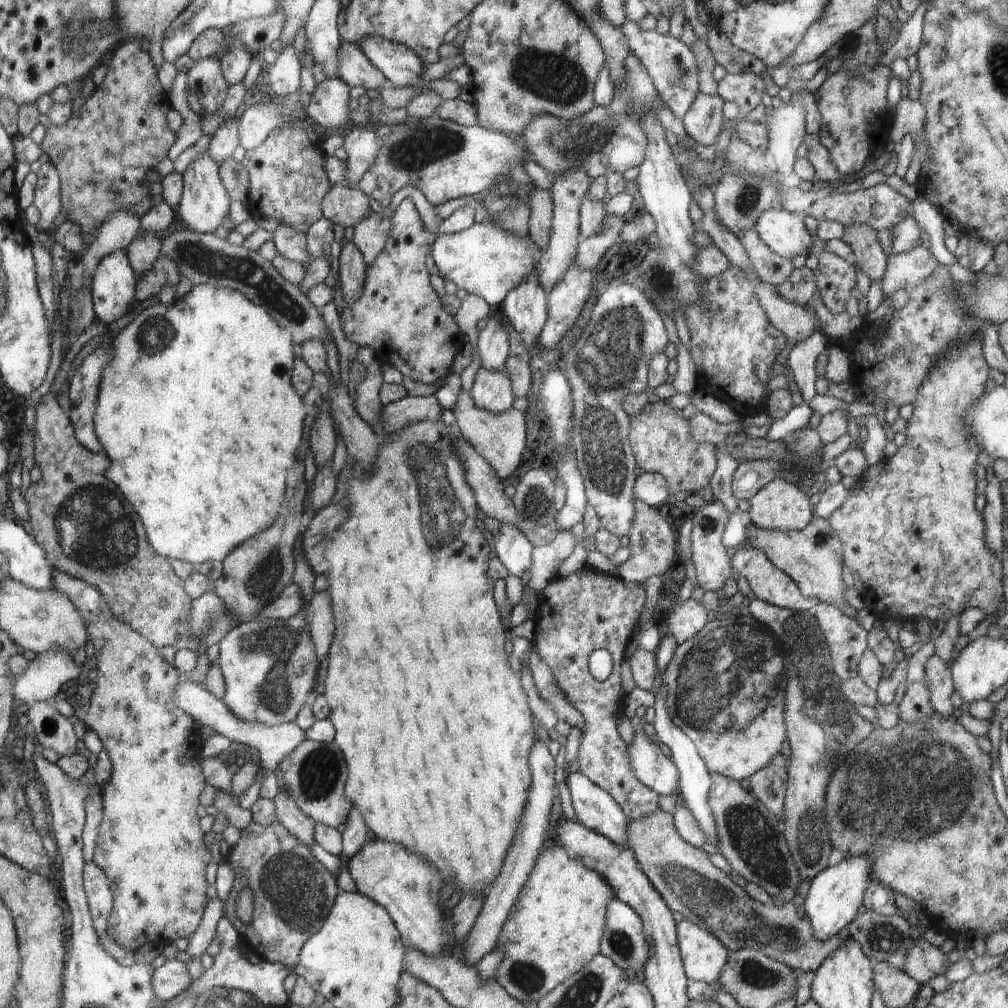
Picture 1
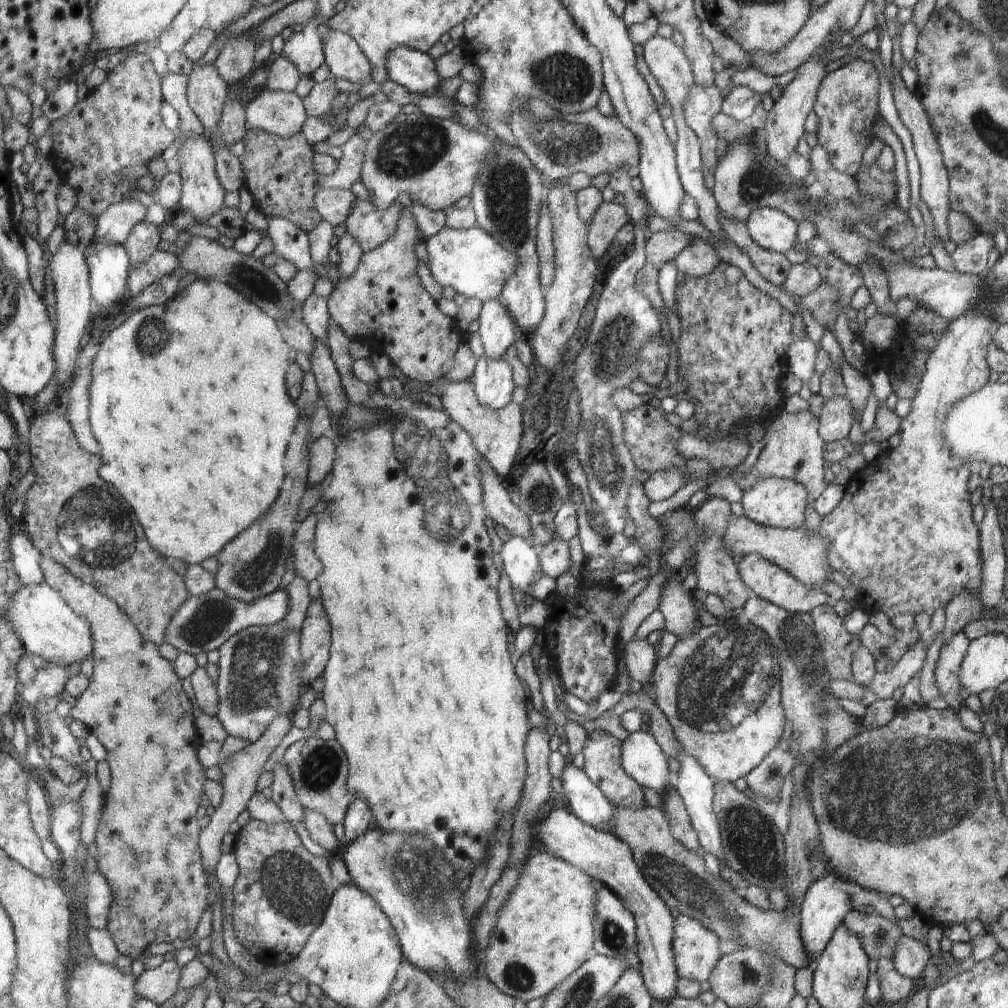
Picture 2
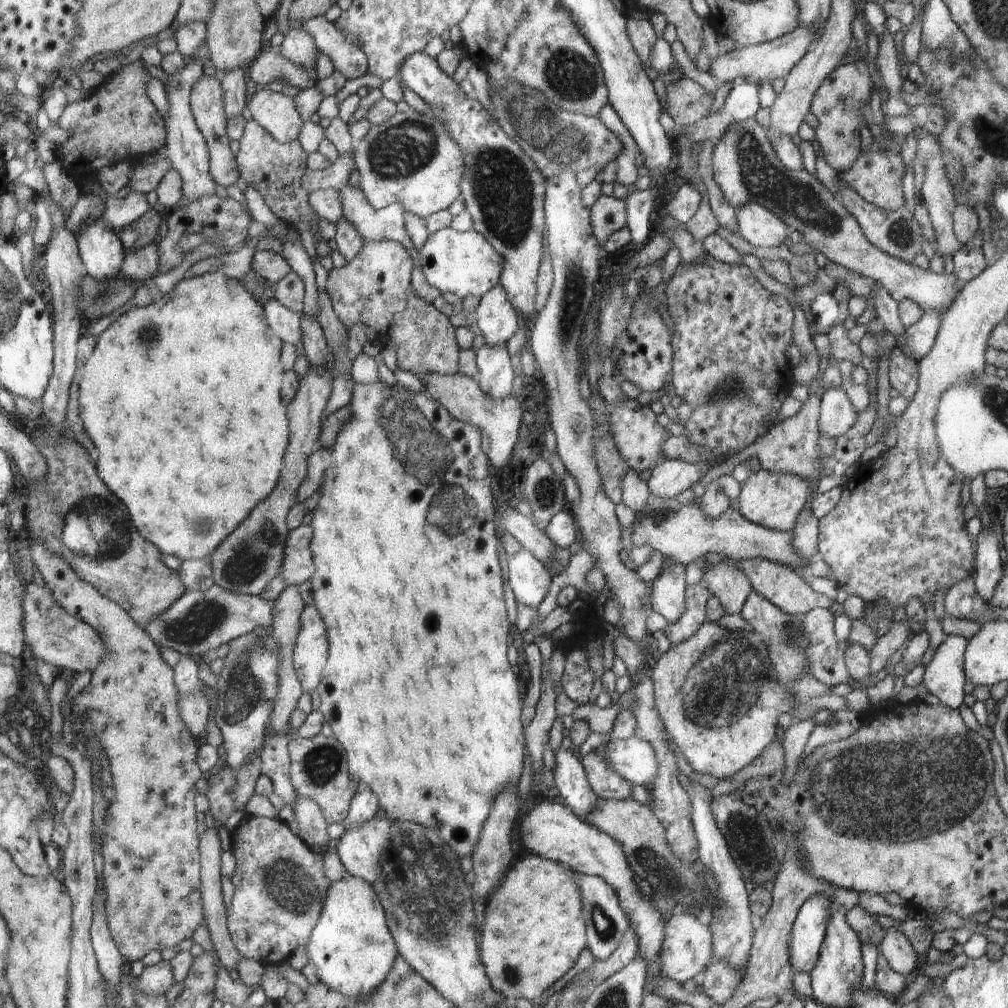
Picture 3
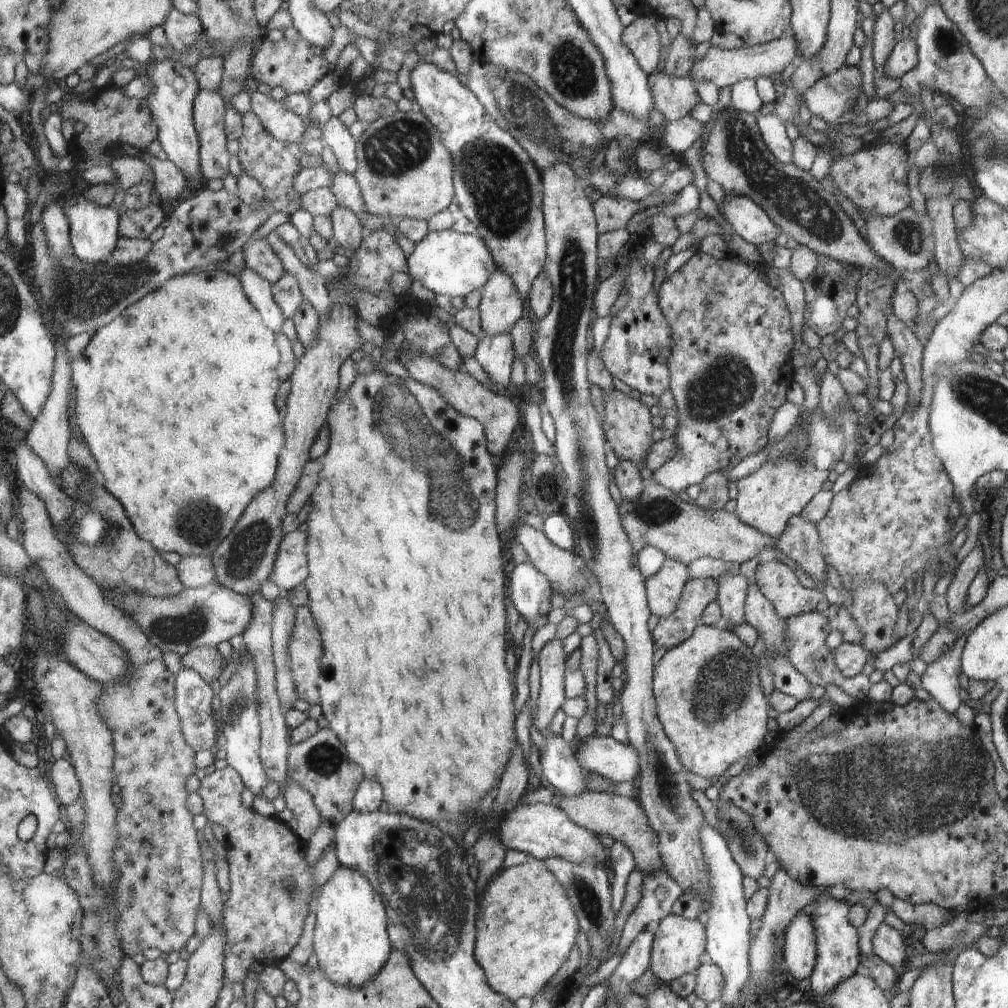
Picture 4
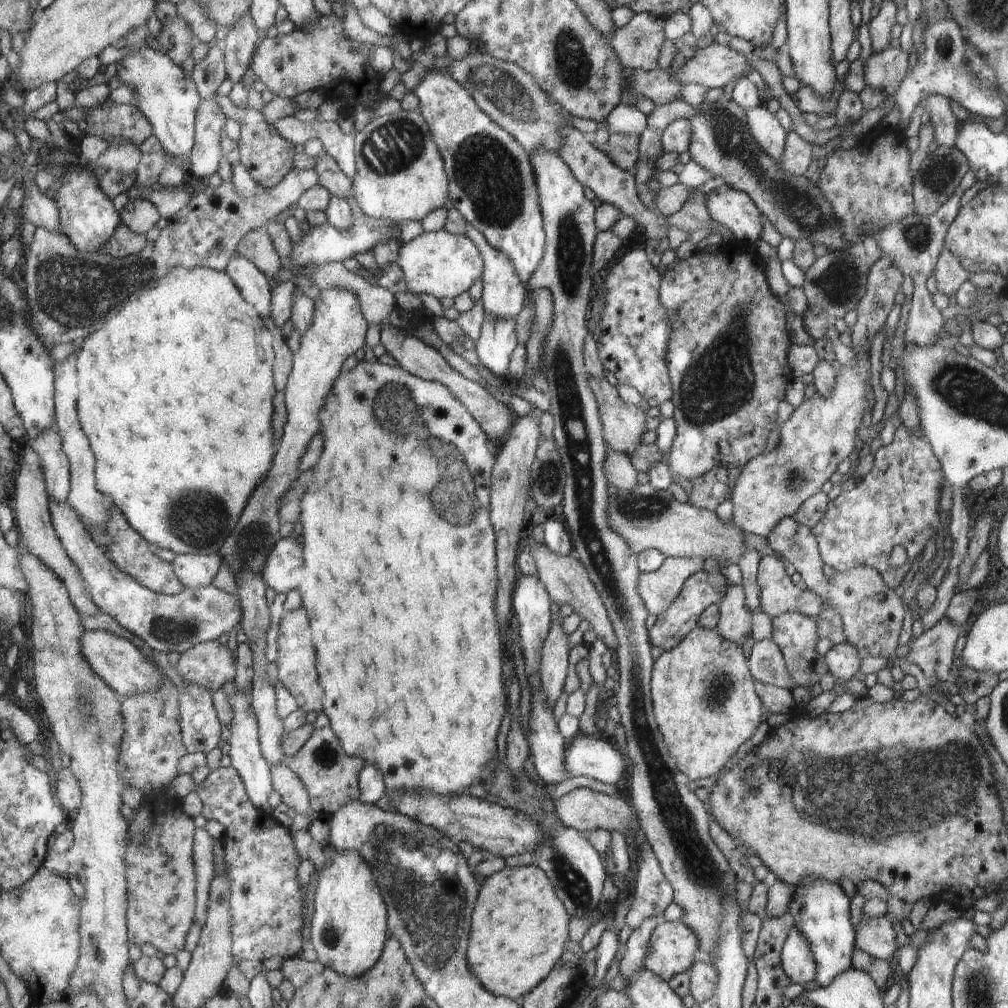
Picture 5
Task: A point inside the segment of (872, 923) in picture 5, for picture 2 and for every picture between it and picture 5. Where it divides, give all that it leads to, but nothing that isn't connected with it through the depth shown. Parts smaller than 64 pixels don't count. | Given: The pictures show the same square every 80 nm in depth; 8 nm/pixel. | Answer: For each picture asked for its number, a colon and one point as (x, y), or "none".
2: (911, 957)
3: (895, 947)
4: (888, 944)

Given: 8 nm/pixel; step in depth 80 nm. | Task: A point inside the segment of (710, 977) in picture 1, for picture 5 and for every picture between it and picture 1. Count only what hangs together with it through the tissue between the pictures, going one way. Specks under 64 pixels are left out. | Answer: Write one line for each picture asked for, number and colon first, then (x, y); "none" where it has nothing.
2: (698, 954)
3: (689, 947)
4: (678, 943)
5: (672, 945)

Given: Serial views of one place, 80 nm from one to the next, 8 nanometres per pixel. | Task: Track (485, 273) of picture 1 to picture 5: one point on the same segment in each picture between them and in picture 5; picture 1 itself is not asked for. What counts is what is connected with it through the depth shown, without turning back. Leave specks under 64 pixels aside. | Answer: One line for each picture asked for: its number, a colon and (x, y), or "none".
2: (471, 261)
3: (464, 263)
4: (447, 262)
5: (439, 263)

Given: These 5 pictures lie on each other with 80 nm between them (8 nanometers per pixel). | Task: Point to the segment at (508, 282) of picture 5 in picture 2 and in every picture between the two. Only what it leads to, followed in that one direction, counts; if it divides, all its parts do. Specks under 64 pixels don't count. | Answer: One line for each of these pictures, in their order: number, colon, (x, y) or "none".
2: (497, 330)
3: (497, 321)
4: (500, 307)

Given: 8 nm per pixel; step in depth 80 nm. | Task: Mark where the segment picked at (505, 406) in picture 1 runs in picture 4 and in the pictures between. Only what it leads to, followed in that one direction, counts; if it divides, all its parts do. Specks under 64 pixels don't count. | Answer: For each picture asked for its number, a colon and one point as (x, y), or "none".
2: (493, 379)
3: (496, 373)
4: (495, 353)

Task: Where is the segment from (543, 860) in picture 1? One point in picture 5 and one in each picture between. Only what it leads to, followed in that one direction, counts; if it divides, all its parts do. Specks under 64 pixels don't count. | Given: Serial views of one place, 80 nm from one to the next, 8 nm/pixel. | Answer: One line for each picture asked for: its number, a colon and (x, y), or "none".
2: (544, 930)
3: (534, 929)
4: (526, 924)
5: (520, 925)

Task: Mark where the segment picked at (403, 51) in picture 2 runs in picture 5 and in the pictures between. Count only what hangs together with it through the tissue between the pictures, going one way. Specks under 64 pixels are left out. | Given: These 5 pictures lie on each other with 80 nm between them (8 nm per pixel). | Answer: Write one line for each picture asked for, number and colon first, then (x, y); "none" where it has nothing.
3: (504, 192)
4: (498, 187)
5: (491, 182)

